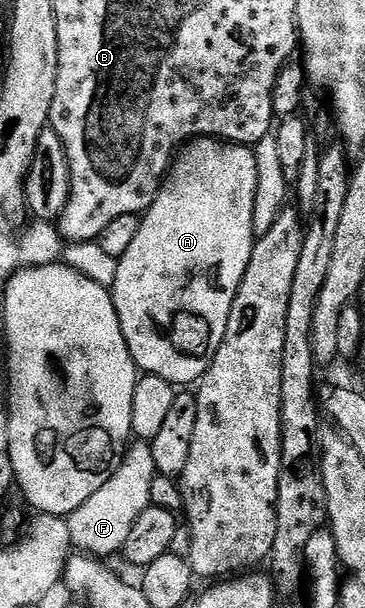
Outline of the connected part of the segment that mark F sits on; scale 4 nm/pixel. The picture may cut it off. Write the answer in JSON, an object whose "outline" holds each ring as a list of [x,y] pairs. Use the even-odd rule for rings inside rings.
{"outline":[[[133,442],[125,451],[118,469],[114,469],[110,481],[106,481],[106,485],[102,485],[102,489],[98,489],[98,493],[90,496],[83,505],[78,505],[74,513],[67,515],[73,548],[93,557],[119,556],[124,550],[127,534],[134,529],[134,521],[152,506],[150,485],[154,485],[157,474],[151,442]]]}

